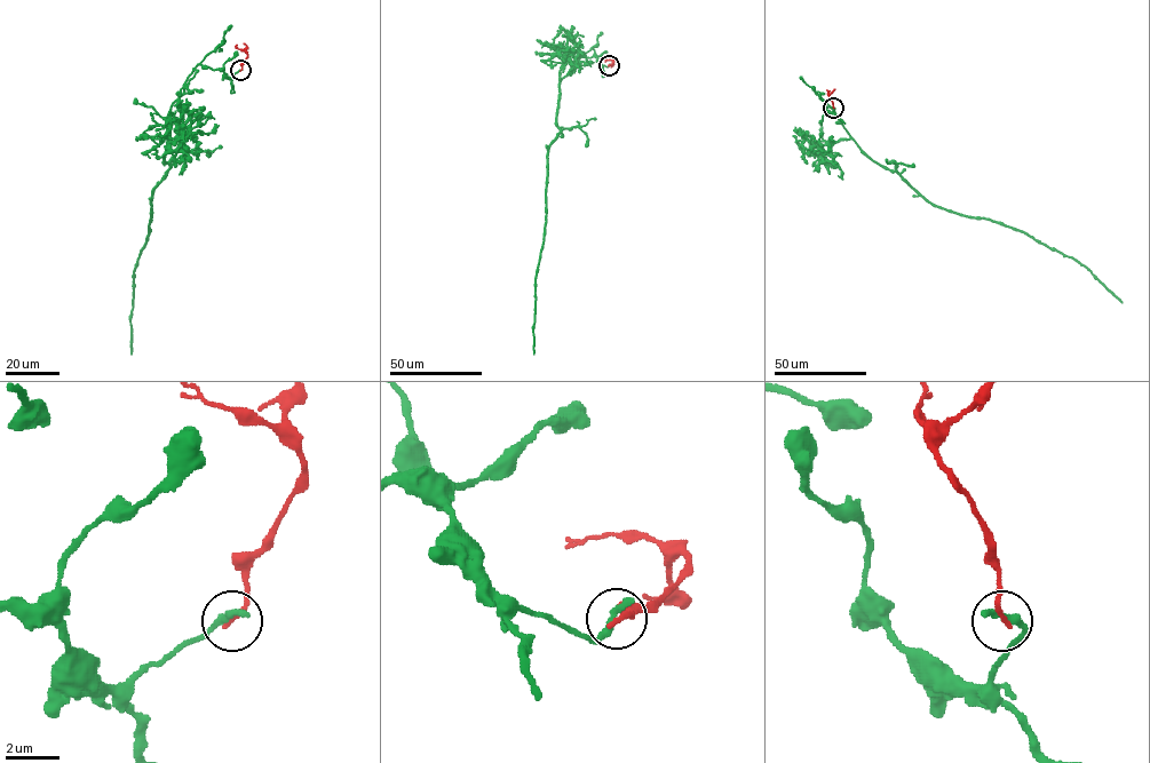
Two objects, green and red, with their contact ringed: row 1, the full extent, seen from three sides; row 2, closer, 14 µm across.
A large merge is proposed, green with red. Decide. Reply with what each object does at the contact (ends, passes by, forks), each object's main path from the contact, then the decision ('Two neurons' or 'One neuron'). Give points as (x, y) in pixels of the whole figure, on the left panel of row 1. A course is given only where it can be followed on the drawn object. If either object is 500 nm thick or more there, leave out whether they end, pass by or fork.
At the ring green ends. At the ring red ends. Course of green: (240, 70), (228, 77), (198, 64), (172, 105), (169, 169), (155, 188), (133, 273), (132, 354). Course of red: (240, 70), (247, 54), (235, 46). Two neurons

